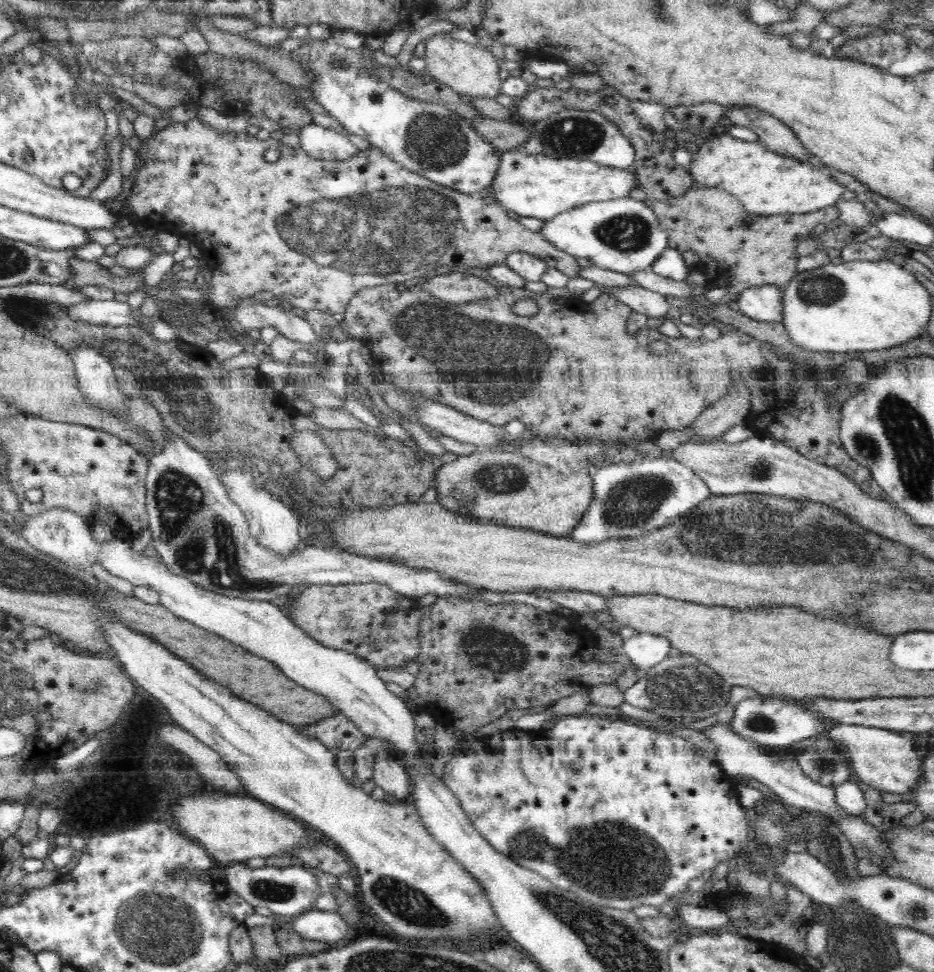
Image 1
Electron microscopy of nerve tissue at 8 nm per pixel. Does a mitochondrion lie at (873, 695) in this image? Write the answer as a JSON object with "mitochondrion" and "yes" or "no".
{"mitochondrion":"no"}

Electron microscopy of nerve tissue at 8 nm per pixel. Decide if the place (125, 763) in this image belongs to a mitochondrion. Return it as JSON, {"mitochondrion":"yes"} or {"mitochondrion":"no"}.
{"mitochondrion":"no"}

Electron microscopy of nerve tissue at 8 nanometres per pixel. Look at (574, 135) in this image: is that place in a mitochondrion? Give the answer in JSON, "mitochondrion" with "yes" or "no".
{"mitochondrion":"yes"}

